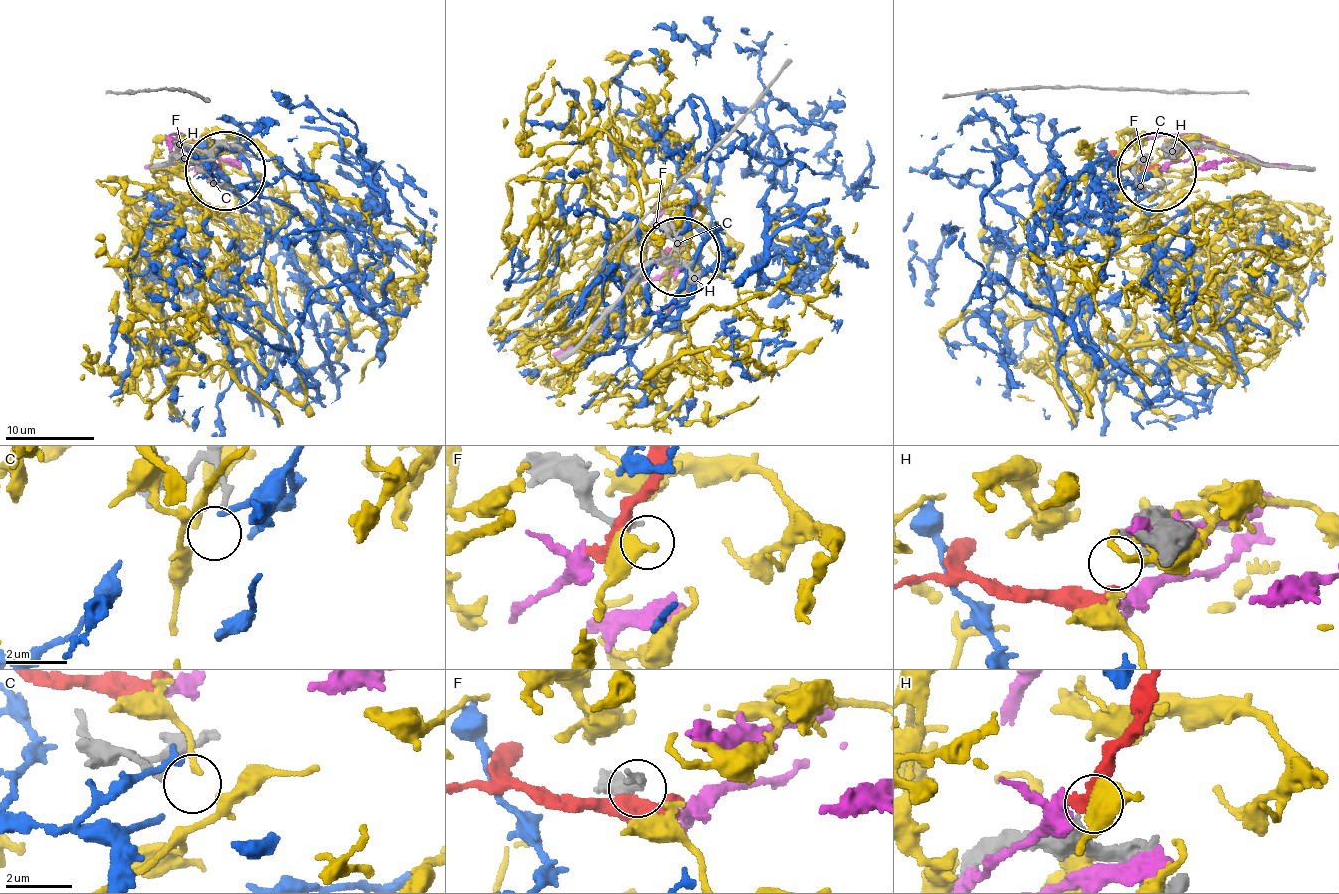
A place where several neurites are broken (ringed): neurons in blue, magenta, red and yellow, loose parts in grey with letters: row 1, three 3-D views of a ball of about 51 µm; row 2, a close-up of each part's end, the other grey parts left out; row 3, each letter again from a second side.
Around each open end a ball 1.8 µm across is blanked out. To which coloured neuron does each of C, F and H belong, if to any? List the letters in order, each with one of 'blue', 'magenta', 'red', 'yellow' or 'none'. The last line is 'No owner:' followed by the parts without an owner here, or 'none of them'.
C: none
F: none
H: none
No owner: C, F, H

